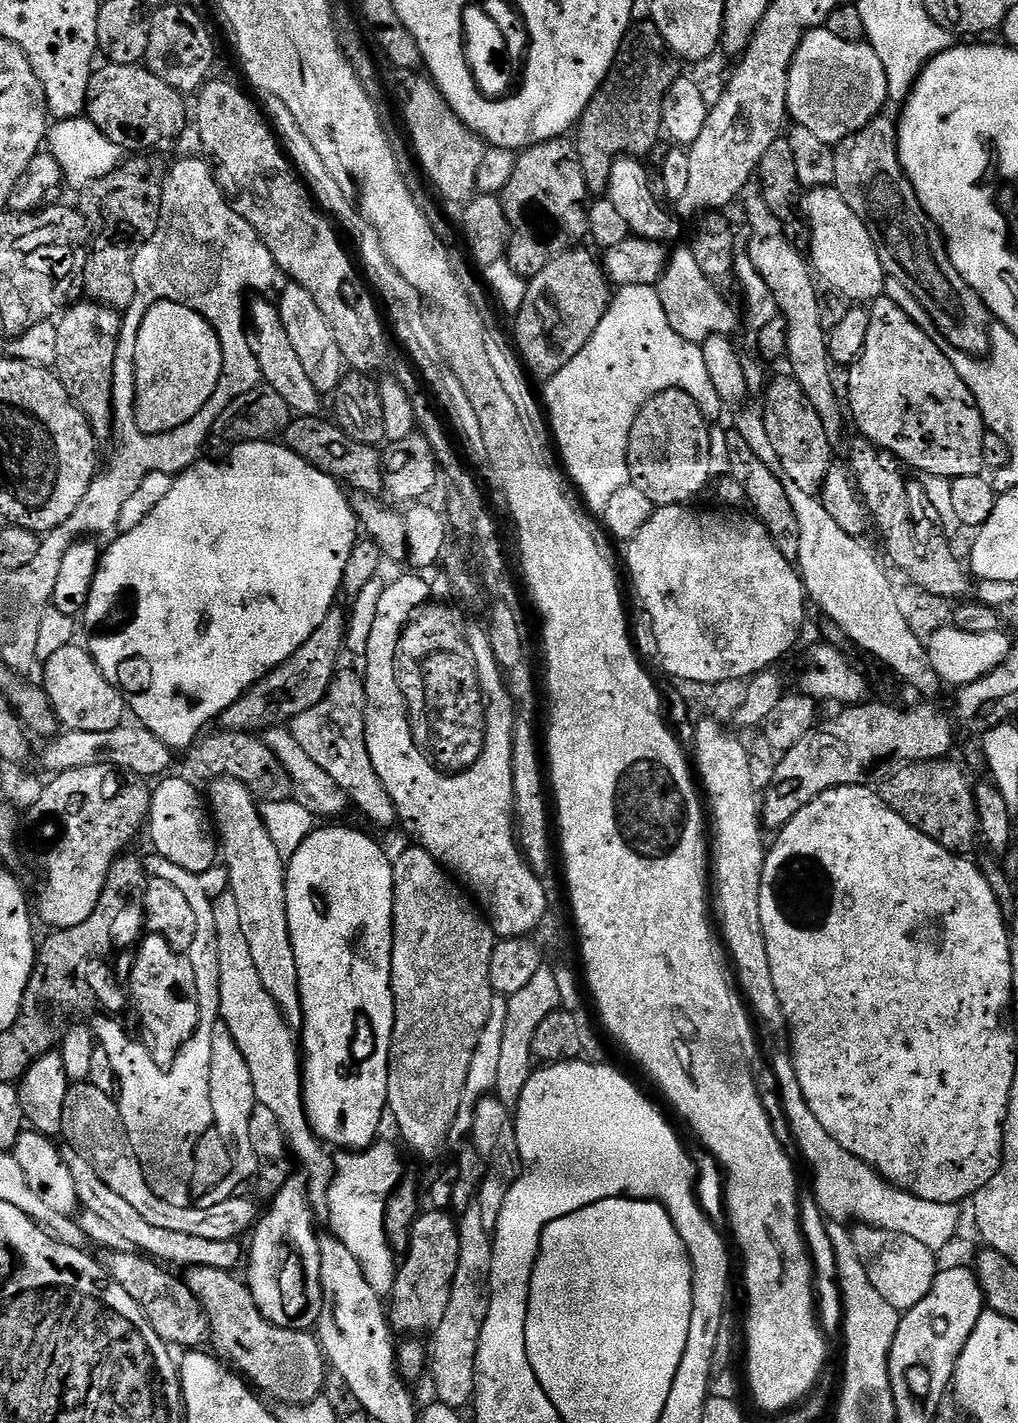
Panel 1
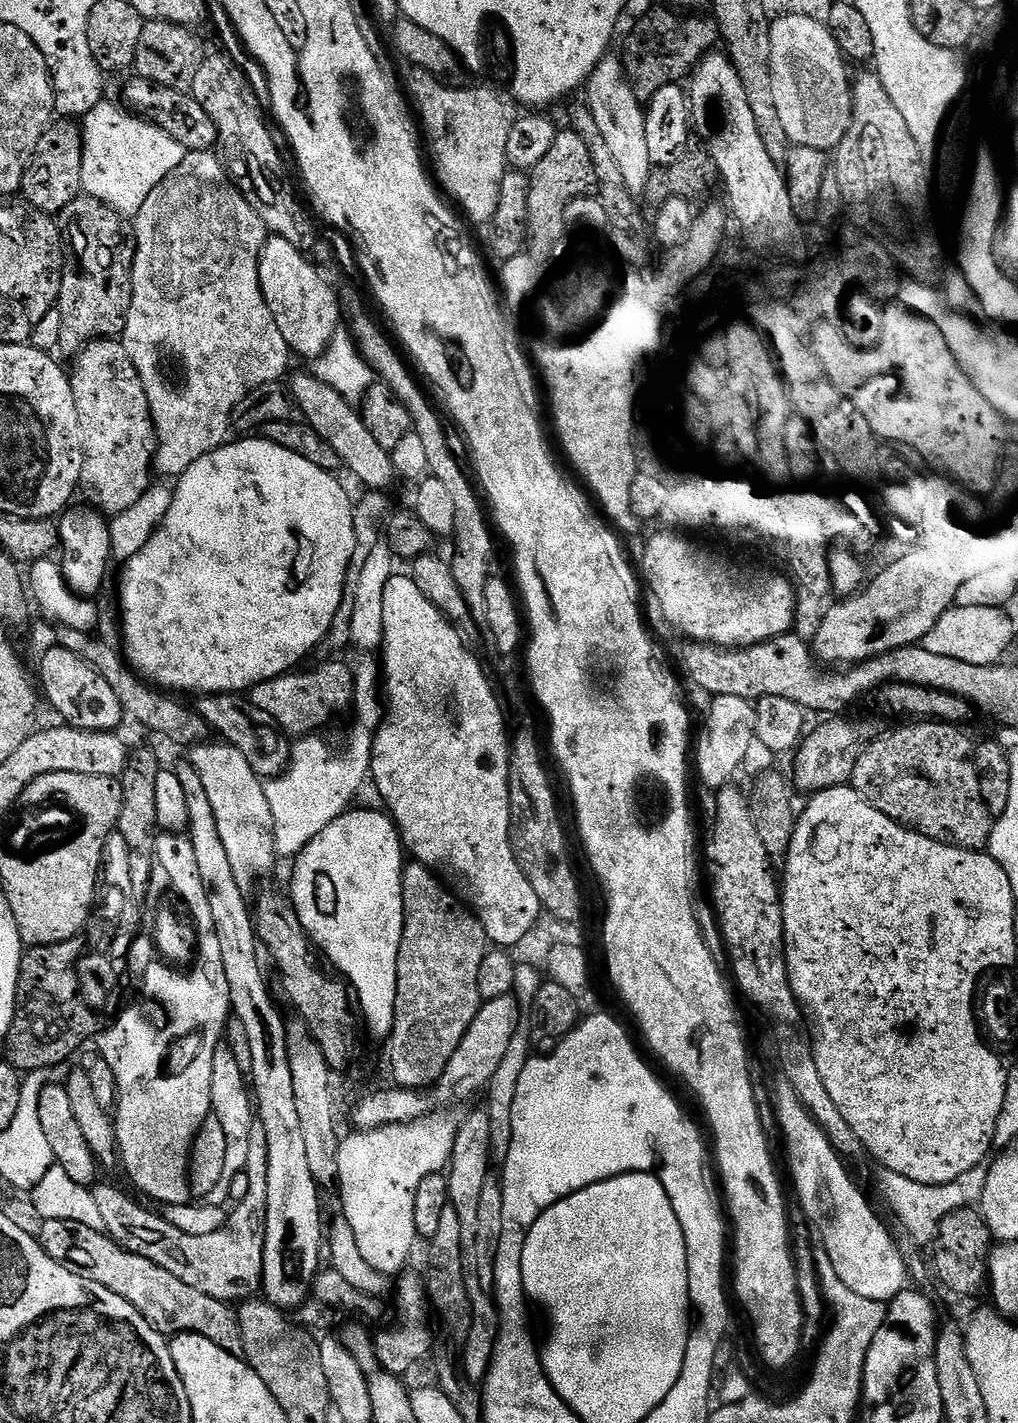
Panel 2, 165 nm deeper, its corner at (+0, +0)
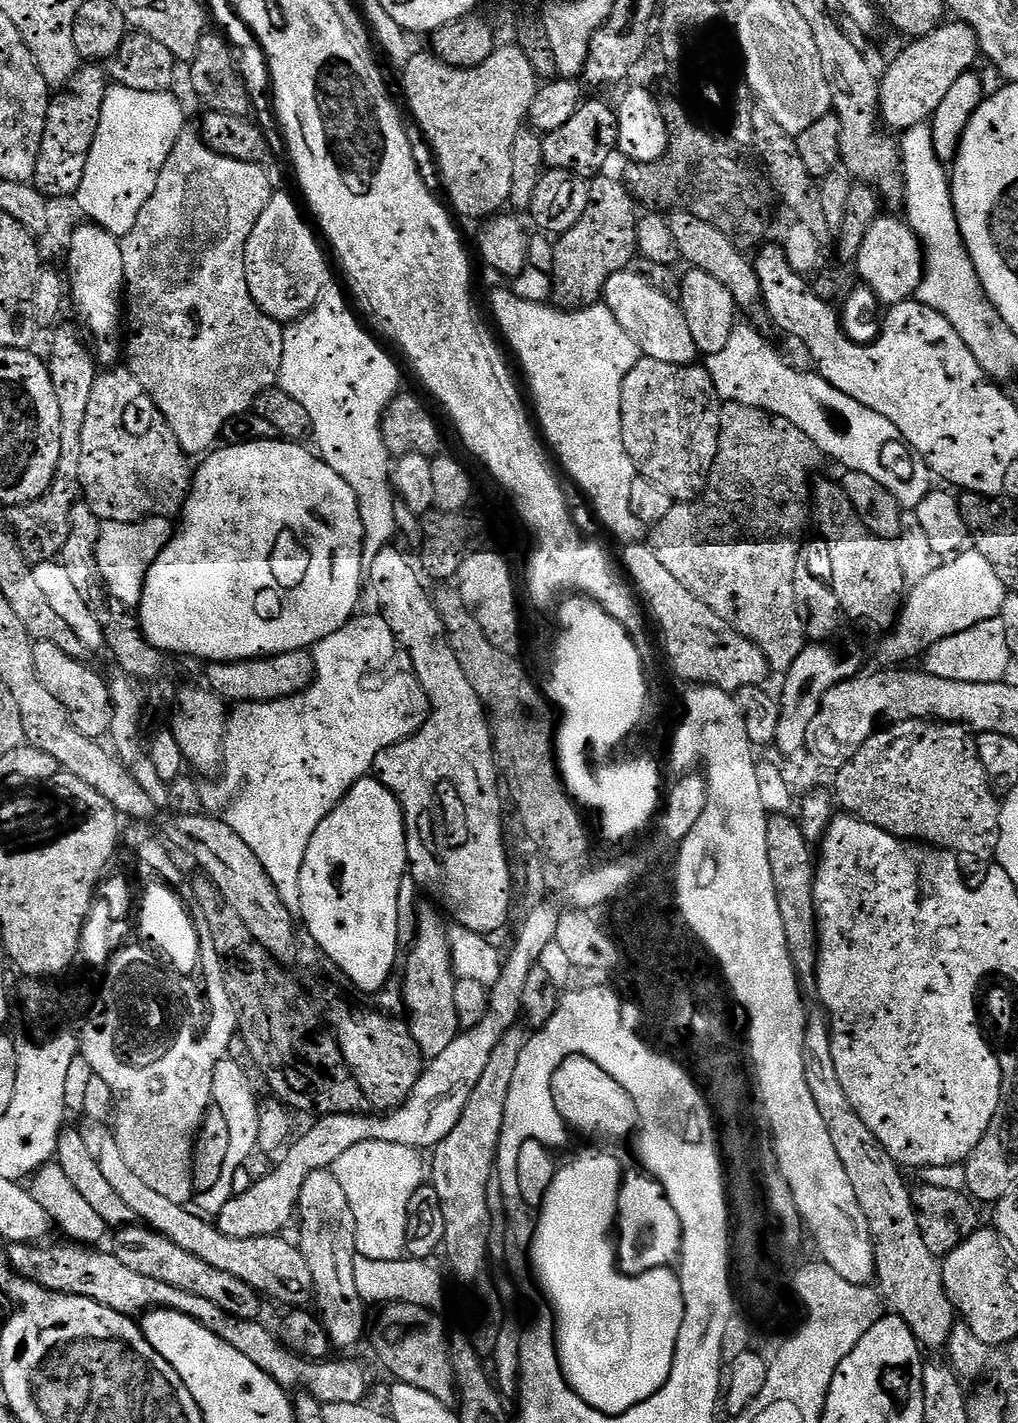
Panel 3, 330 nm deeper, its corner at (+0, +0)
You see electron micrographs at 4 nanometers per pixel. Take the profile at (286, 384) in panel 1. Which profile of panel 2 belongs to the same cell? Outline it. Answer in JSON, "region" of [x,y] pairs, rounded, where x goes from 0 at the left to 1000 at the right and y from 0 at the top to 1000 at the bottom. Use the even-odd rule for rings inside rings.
{"region":[[[295,261],[287,267],[285,278],[292,290],[297,292],[298,297],[306,301],[322,311],[324,316],[332,319],[335,327],[343,329],[364,345],[380,345],[385,339],[389,337],[389,331],[386,330],[384,318],[368,310],[363,302],[360,302],[355,291],[343,282],[311,266],[308,263],[303,264]]]}

